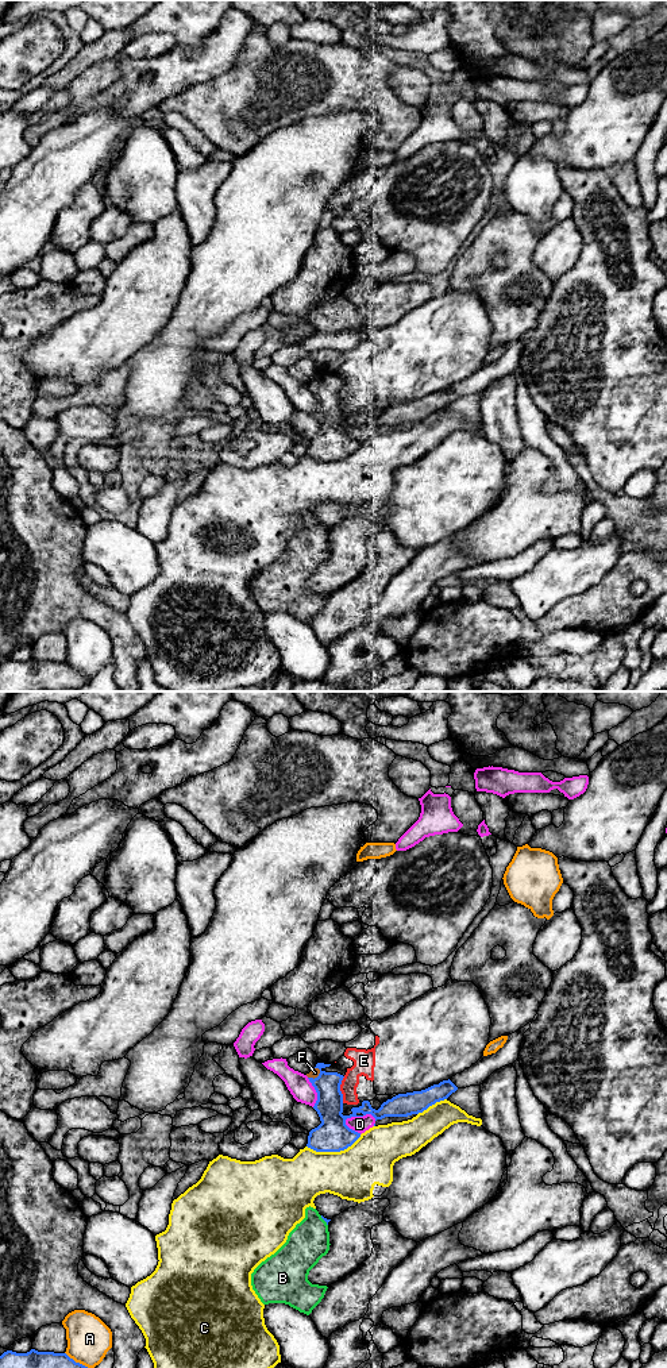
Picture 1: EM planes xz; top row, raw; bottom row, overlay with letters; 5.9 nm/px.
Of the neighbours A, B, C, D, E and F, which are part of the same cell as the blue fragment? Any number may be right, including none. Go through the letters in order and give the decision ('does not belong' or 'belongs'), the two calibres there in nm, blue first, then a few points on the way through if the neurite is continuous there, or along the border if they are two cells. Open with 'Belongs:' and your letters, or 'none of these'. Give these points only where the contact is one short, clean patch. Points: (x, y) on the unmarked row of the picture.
Belongs: F
A: does not belong; 180 nm thick on the blue side, 260 nm on the other
B: does not belong; 20 nm thick on the blue side, 240 nm on the other
C: does not belong; 200 nm thick on the blue side, 300 nm on the other
D: does not belong; 200 nm thick on the blue side, 100 nm on the other
E: does not belong; 170 nm thick on the blue side, 130 nm on the other
F: belongs; 160 nm thick on the blue side, 50 nm on the other; runs through xz (330, 408), (328, 400), (315, 386), (315, 381)

